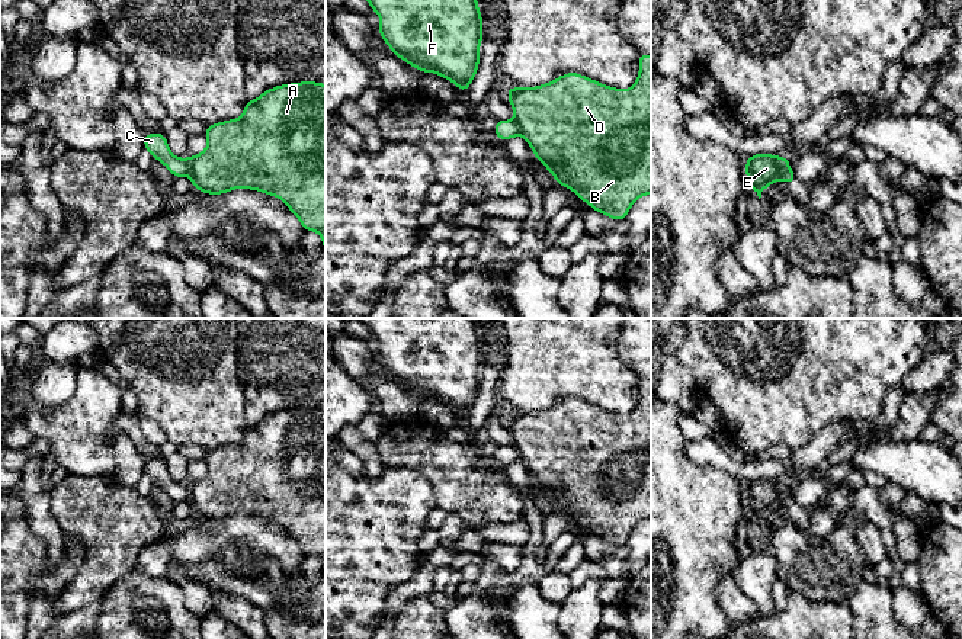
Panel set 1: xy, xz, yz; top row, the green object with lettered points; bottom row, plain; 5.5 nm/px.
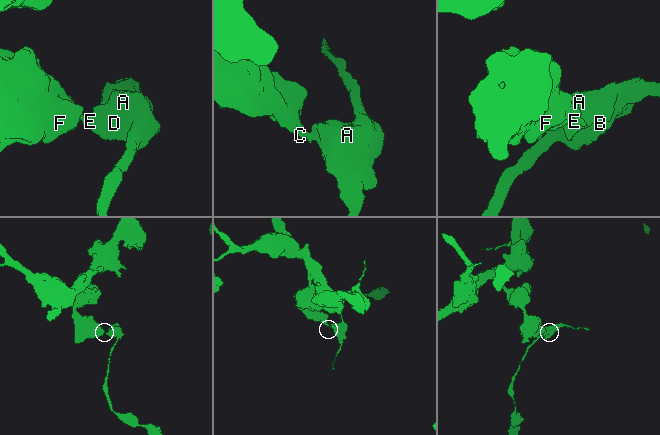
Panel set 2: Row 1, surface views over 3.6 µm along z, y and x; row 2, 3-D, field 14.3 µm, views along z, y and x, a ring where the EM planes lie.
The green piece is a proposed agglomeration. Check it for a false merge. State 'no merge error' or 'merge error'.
merge error

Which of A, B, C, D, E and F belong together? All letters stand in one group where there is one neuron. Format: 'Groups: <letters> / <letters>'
Groups: A B D E / C F

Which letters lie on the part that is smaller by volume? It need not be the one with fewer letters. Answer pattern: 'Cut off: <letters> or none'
Cut off: A, B, D, E

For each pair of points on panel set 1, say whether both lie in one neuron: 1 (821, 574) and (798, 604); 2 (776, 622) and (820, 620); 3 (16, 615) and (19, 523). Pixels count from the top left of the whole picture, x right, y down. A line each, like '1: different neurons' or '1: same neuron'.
1: different neurons
2: same neuron
3: same neuron

